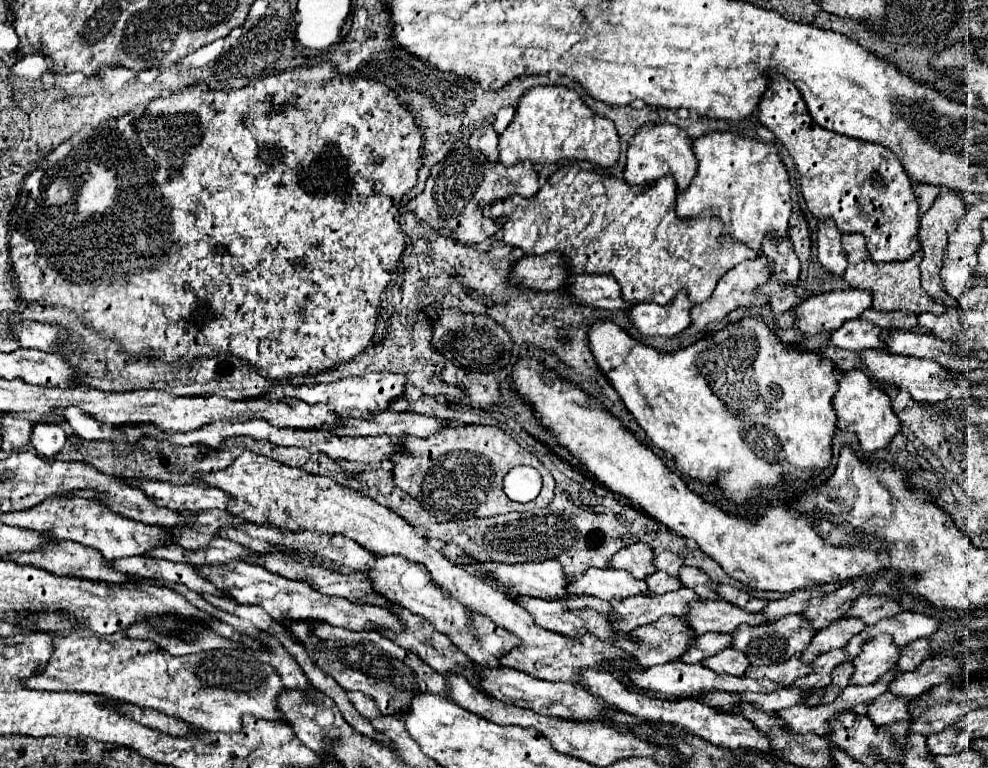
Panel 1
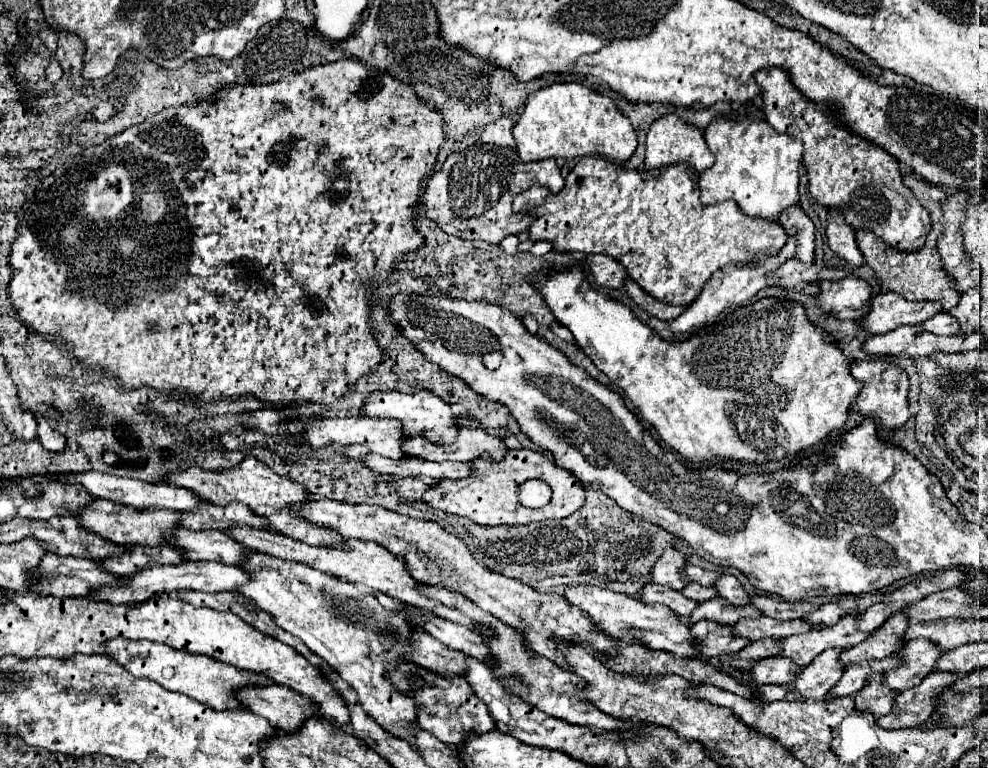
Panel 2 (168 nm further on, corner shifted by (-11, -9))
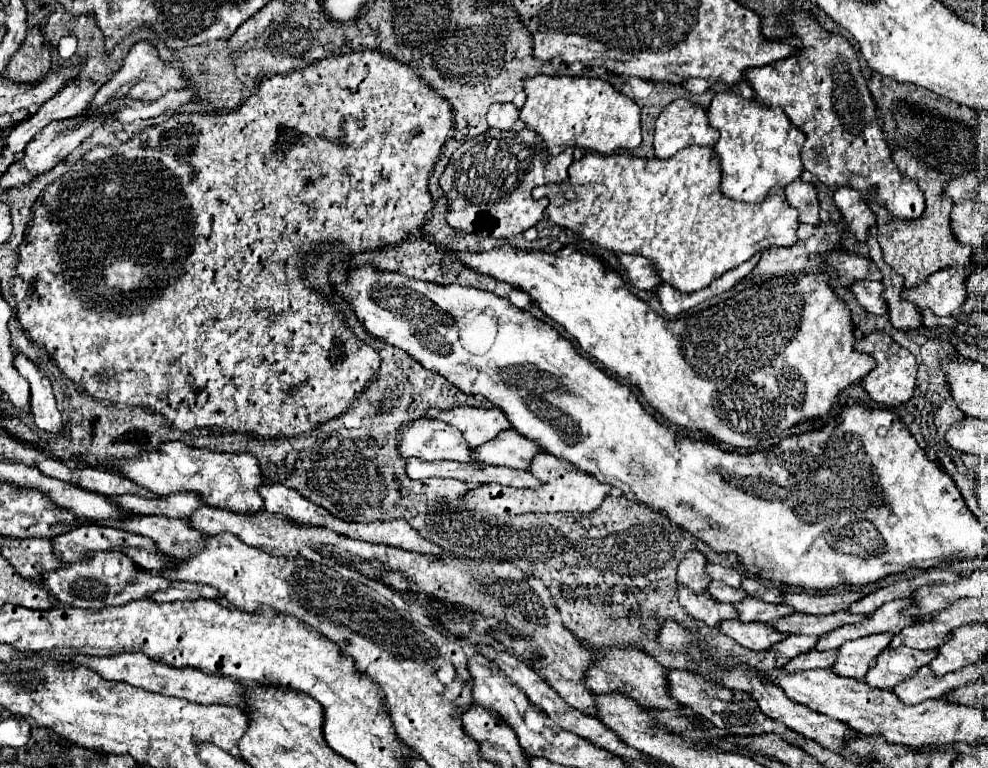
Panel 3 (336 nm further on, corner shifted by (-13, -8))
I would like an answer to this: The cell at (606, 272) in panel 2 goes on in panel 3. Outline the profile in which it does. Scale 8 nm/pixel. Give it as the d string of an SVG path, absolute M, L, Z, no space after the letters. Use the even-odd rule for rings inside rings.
M618 255L618 263L622 267L622 273L626 275L626 281L636 289L650 291L658 287L658 275L650 271L650 261L642 259L642 255Z

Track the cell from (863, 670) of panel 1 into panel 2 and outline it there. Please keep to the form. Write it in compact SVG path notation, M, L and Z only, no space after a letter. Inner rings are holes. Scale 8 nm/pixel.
M920 638L910 640L902 648L902 652L898 652L904 664L896 670L884 672L886 674L884 684L898 692L918 686L932 672L932 664L936 664L936 660L940 658L940 652L946 652L946 650L936 648L936 644L928 644L928 640L920 640Z

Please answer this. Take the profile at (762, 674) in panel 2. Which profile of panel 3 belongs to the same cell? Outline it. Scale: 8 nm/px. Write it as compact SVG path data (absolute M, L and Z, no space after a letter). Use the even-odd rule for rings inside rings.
M808 651L802 655L796 655L794 659L790 659L786 665L782 665L780 669L786 673L796 673L802 669L820 669L820 667L830 667L830 663L834 663L834 655L836 651Z

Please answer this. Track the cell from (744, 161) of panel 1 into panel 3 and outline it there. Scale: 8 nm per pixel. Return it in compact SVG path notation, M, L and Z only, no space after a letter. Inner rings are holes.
M734 91L716 93L708 107L708 121L720 133L714 153L720 159L720 191L730 199L746 199L758 203L768 197L770 189L786 187L802 177L800 149L804 133L796 129L780 107L764 107L758 101L748 101Z

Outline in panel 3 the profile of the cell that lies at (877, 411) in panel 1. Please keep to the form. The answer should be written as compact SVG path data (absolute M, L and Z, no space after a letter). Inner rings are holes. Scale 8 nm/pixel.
M872 333L870 337L864 337L862 341L856 343L856 351L866 353L876 361L876 367L870 371L870 375L862 379L862 385L872 401L876 401L878 405L898 405L900 407L912 399L914 387L916 387L916 359L908 349L896 345L884 333Z

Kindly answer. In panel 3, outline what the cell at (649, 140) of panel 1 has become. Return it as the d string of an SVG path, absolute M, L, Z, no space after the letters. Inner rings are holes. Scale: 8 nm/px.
M676 99L656 119L654 155L658 159L672 157L690 145L714 147L716 141L718 133L710 127L706 111L686 99Z

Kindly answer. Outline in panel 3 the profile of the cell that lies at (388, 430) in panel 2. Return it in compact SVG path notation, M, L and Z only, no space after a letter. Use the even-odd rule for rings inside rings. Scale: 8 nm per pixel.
M416 419L400 425L398 451L404 459L418 457L422 461L472 461L470 447L462 439L462 433L448 423L432 419Z

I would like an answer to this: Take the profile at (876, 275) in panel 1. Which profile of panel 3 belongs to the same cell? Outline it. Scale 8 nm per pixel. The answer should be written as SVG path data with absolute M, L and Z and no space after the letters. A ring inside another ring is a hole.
M896 149L892 159L906 177L910 177L918 183L920 191L926 197L926 211L920 219L916 219L912 223L902 223L902 221L890 219L890 215L886 215L886 209L878 207L878 205L872 205L872 213L876 215L878 243L882 247L884 261L888 261L890 267L904 277L906 289L914 289L914 287L926 285L928 277L934 275L936 271L942 271L942 269L954 267L954 265L962 265L962 267L970 265L970 249L962 247L960 243L954 243L954 239L950 235L948 217L952 211L952 199L948 199L944 193L948 177L944 173L940 173L938 169L930 167L926 163L926 159L916 157L916 155L908 153L906 149Z

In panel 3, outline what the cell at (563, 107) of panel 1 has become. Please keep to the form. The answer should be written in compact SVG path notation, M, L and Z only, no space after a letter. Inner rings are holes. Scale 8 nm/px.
M536 75L526 79L524 93L526 103L520 109L520 119L544 139L548 155L556 157L568 147L610 155L636 149L642 141L640 107L602 79Z

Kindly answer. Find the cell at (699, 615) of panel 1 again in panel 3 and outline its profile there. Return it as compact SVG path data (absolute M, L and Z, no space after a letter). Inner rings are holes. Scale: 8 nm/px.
M838 611L834 615L798 615L798 613L792 613L792 615L786 615L786 617L780 617L772 623L772 627L780 633L786 633L786 635L824 635L826 631L832 631L832 629L838 629L846 623L858 623L866 619L866 615L850 615L846 611Z

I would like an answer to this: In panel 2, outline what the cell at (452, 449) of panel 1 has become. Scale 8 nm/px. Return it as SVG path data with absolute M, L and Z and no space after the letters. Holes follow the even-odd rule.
M520 448L520 450L510 450L502 462L492 462L490 458L474 460L472 476L462 480L442 480L440 484L436 484L424 494L424 502L446 514L470 518L476 524L490 524L490 526L530 524L530 522L542 522L548 518L566 518L572 512L580 510L584 506L584 486L570 472L550 462L542 452ZM532 478L552 486L550 502L538 510L526 508L518 500L520 484Z

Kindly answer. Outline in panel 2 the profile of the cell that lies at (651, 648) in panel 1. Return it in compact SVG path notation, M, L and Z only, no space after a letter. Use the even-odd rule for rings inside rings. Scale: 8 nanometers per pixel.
M700 620L692 624L692 636L696 636L696 642L700 644L700 650L704 656L716 660L722 654L736 654L742 648L746 648L752 640L742 640L740 636L734 636L732 626L716 624L712 620Z

